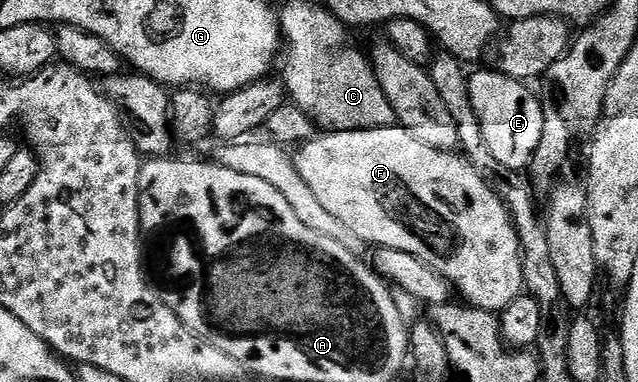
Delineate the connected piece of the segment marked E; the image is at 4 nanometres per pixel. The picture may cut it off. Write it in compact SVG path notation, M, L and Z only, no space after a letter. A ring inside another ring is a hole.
M477 72L469 76L471 106L479 118L485 145L489 153L503 166L521 172L533 162L533 155L543 138L545 105L542 97L532 92L528 83L516 80L502 72Z

